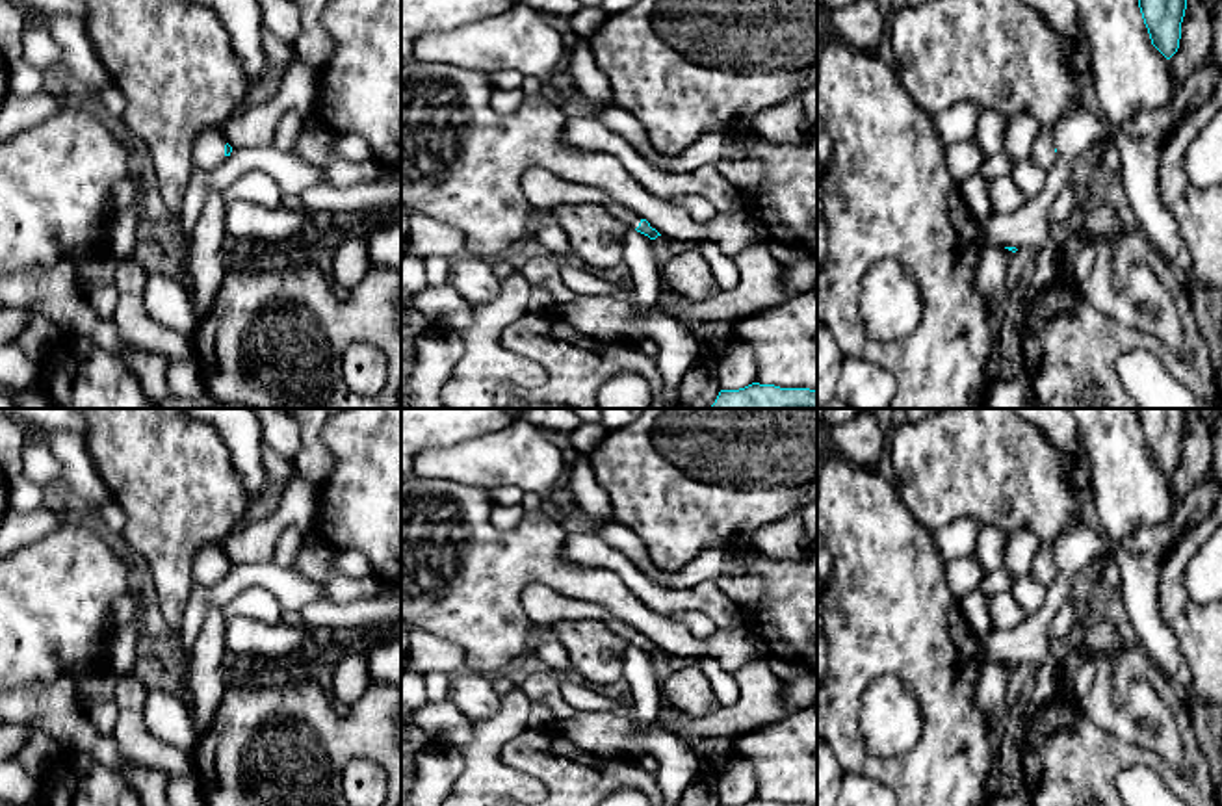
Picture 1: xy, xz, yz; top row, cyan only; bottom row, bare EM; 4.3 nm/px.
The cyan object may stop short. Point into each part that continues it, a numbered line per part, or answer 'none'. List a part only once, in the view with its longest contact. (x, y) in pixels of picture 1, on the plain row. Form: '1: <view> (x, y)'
1: xy (208, 567)

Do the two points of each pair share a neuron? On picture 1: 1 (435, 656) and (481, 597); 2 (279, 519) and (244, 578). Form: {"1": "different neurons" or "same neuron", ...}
{"1": "different neurons", "2": "different neurons"}

